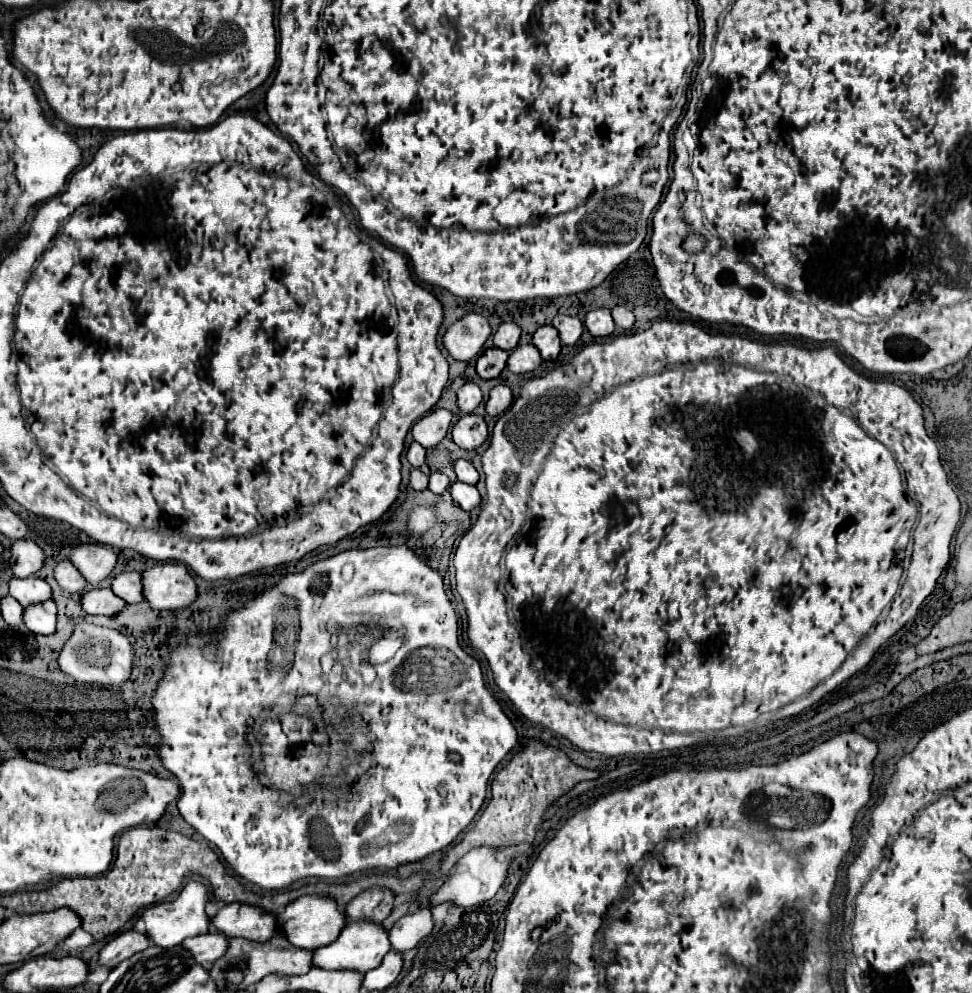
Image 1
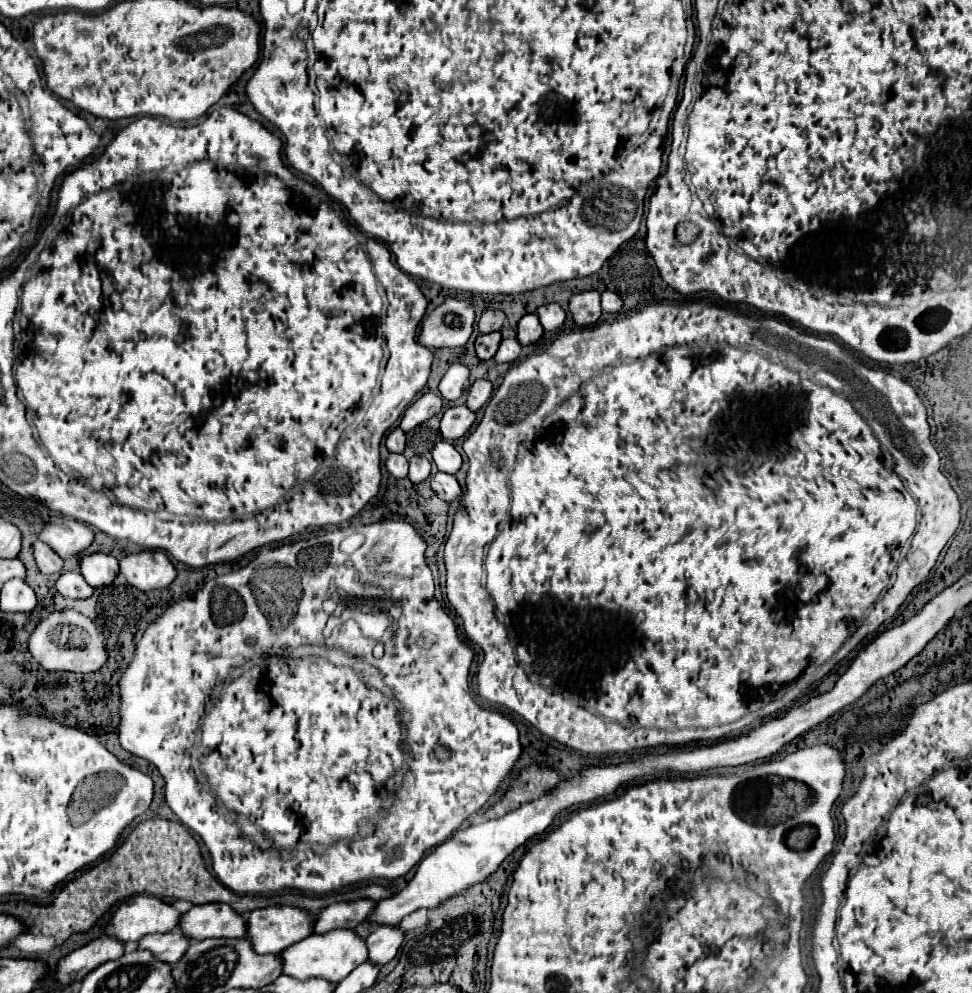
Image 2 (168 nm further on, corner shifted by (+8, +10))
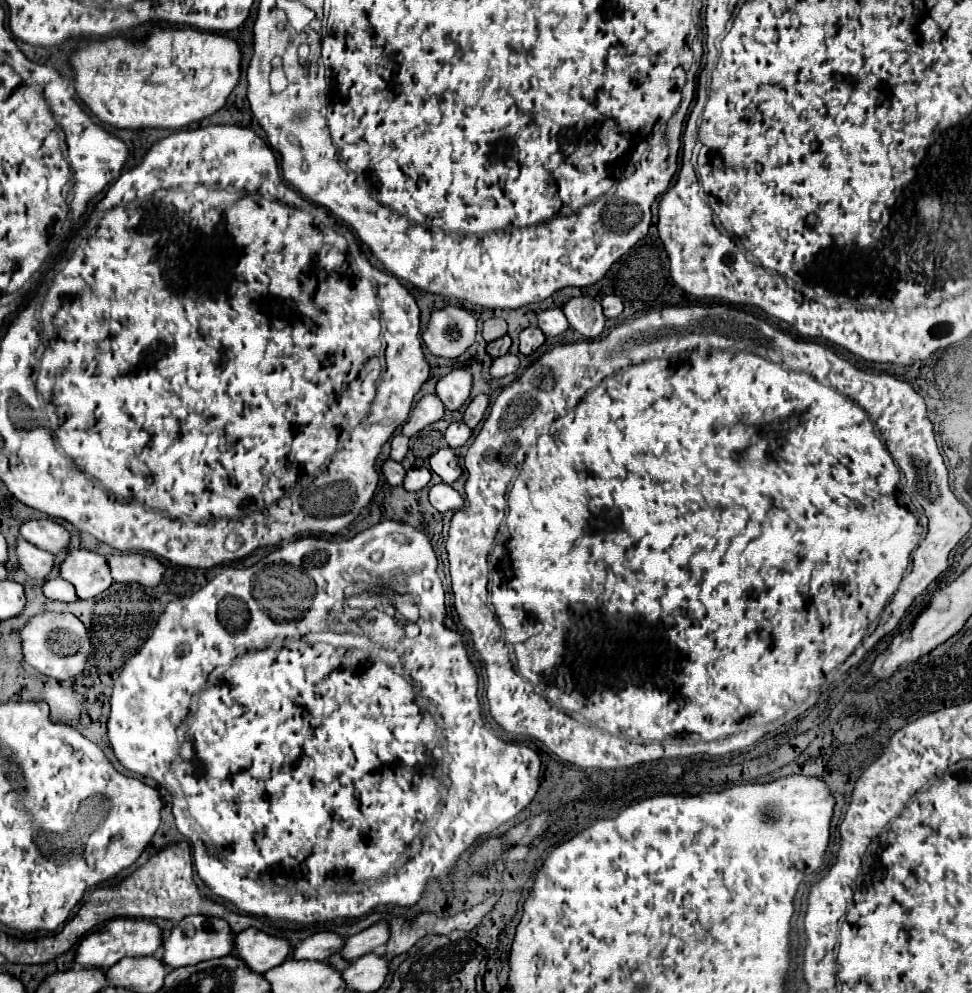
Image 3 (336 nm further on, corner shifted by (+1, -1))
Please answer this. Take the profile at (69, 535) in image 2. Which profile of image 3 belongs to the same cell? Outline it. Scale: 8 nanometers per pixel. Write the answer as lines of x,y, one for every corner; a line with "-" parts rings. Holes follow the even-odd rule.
42,518
42,520
28,520
20,524
20,536
30,544
46,550
46,552
62,552
68,548
70,532
62,528
58,522

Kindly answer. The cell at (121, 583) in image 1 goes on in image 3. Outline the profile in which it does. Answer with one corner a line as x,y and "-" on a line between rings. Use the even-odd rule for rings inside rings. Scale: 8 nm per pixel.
70,548
66,552
60,564
60,576
76,588
76,596
82,600
98,596
112,584
104,556
82,548

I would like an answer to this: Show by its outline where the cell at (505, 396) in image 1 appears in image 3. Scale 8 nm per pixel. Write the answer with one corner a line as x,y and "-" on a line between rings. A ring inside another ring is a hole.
480,394
480,396
476,396
476,398
468,404
468,408
464,410
464,422
466,422
470,428
476,428
476,426
480,424
480,420
482,420
484,414
486,414
488,402
490,402
488,396

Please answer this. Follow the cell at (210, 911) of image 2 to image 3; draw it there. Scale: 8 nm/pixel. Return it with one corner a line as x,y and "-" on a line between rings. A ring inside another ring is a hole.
202,914
186,916
178,924
174,924
168,938
164,936
160,960
168,970
176,970
176,968
192,966
192,964
198,964
204,960
228,956
228,952
232,952
232,942
234,942
234,936
230,932
230,926
224,924
222,918
210,918
210,916
202,916

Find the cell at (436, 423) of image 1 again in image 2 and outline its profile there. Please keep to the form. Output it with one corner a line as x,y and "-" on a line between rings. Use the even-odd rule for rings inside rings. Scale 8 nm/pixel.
425,393
421,395
403,415
401,419
401,429
407,433
411,429
415,429
417,425
429,421
431,417
435,417
439,411
441,411
441,397
439,395
433,395
433,393

